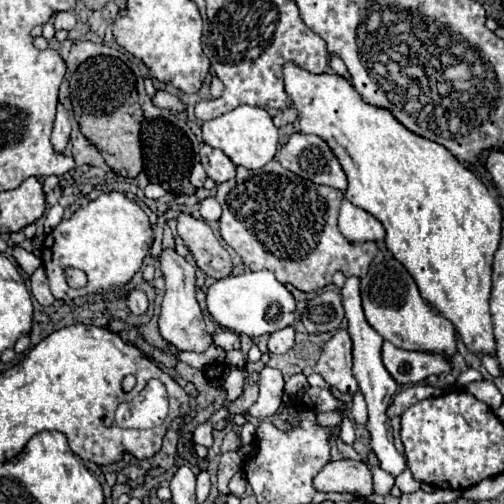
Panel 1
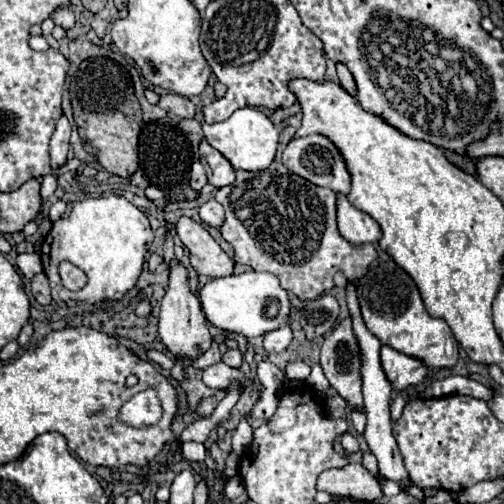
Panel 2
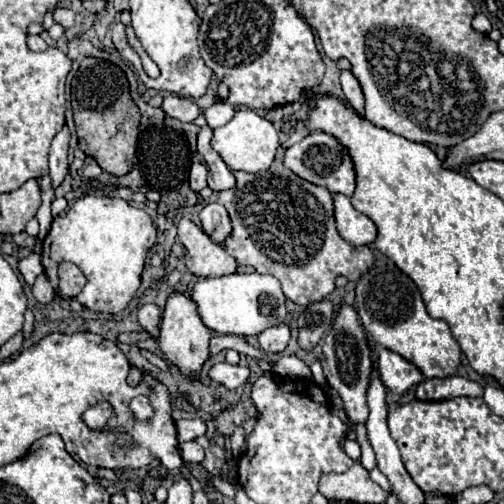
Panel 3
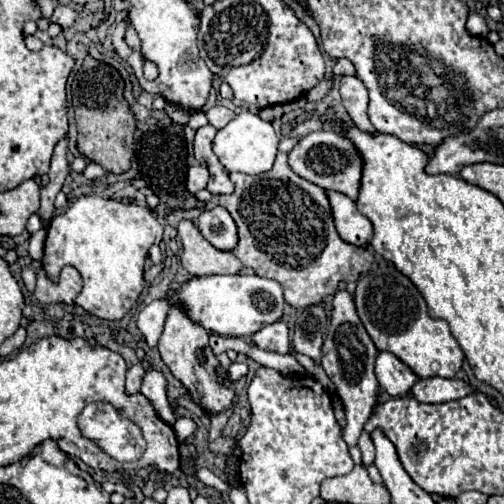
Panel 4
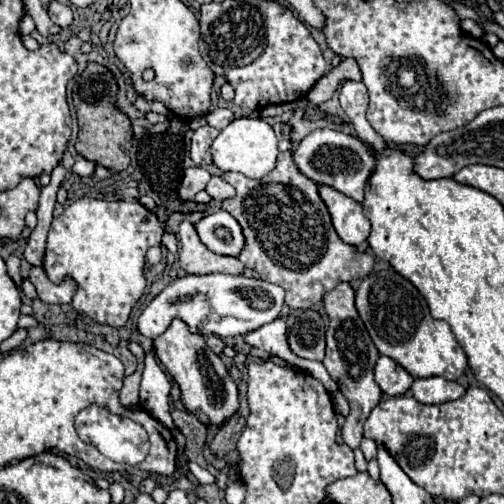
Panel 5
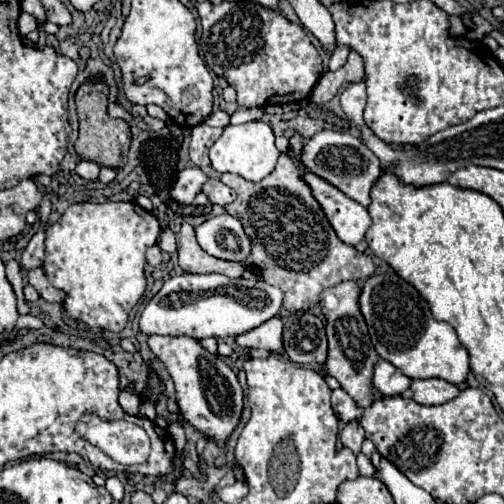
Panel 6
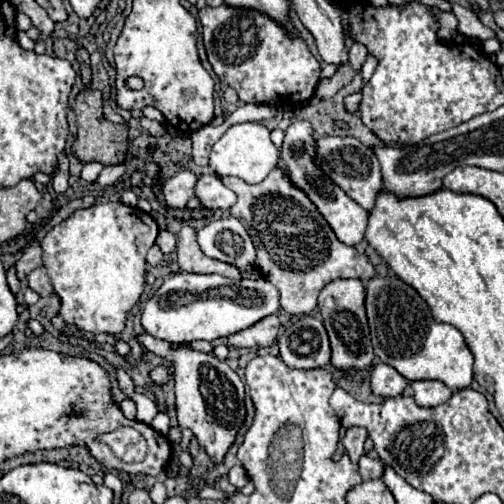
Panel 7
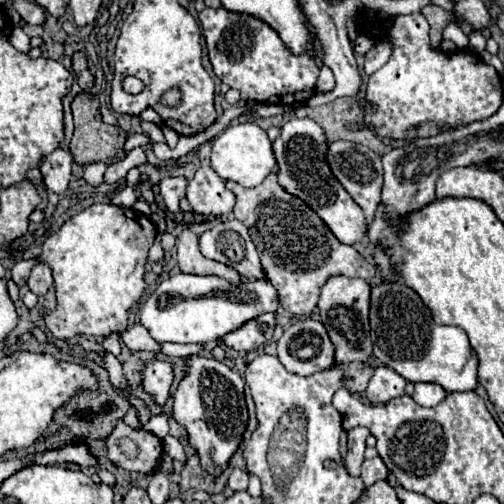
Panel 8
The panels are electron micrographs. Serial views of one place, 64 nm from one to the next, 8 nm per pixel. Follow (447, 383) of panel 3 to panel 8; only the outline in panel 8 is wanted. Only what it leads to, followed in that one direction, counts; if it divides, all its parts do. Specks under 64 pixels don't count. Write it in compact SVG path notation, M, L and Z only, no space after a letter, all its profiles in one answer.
M416 382L414 384L414 396L412 398L420 406L436 406L446 396L448 396L448 392L440 384L432 384L432 382Z

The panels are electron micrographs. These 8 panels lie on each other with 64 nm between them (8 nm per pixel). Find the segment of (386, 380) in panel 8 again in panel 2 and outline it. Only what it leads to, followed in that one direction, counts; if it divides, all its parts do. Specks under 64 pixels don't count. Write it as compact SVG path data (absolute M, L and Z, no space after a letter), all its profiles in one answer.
M382 346L382 368L396 390L416 386L430 374L428 366L422 360L406 356L390 346Z

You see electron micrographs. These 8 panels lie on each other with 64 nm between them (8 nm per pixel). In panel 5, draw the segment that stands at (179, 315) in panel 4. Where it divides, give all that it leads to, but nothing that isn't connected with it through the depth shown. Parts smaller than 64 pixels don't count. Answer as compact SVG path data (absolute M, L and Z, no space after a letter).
M172 320L168 330L154 340L156 356L172 374L182 390L184 406L194 412L204 424L224 424L238 410L238 388L232 382L224 362L208 346L206 338L190 328L182 320Z

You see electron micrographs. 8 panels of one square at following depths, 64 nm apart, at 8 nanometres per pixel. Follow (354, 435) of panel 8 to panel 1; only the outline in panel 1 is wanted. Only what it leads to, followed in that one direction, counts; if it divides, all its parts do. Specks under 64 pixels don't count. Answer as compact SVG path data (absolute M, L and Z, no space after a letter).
M344 328L326 342L314 372L320 374L328 386L338 388L342 394L354 394L358 390L358 382L352 374L352 340Z

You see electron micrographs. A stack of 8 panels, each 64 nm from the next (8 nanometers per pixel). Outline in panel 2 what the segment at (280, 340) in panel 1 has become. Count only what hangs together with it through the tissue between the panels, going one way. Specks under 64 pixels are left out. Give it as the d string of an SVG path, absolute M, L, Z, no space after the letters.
M282 326L282 328L278 328L274 332L268 332L264 336L264 348L266 348L266 352L274 352L274 354L284 352L290 346L290 342L292 342L292 330L290 330L290 326Z

